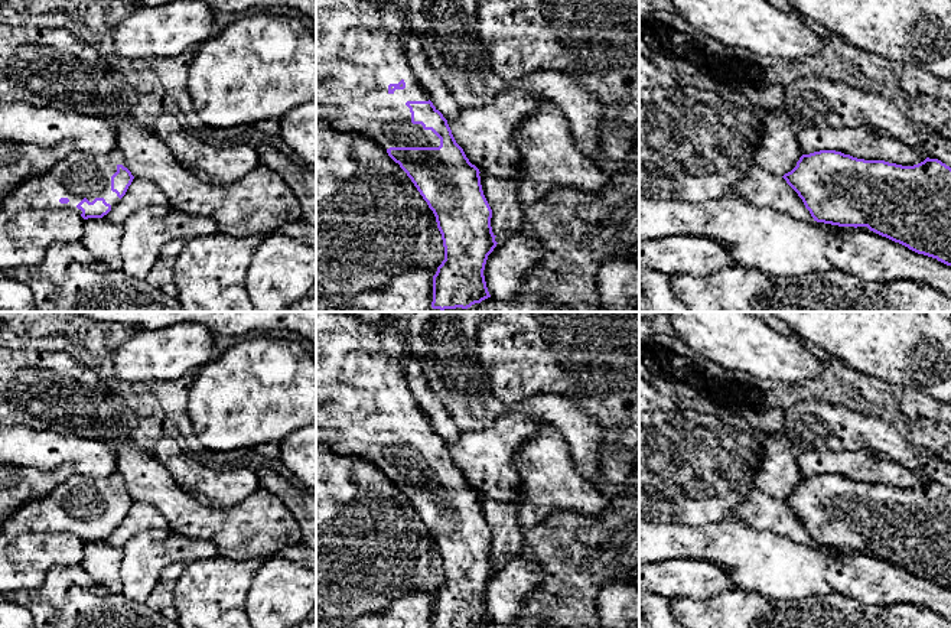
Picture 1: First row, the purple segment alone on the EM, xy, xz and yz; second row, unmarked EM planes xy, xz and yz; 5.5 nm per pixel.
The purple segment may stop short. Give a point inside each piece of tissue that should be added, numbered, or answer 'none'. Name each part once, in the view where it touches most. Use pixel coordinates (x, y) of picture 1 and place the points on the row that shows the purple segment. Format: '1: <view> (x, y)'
1: xz (358, 54)

